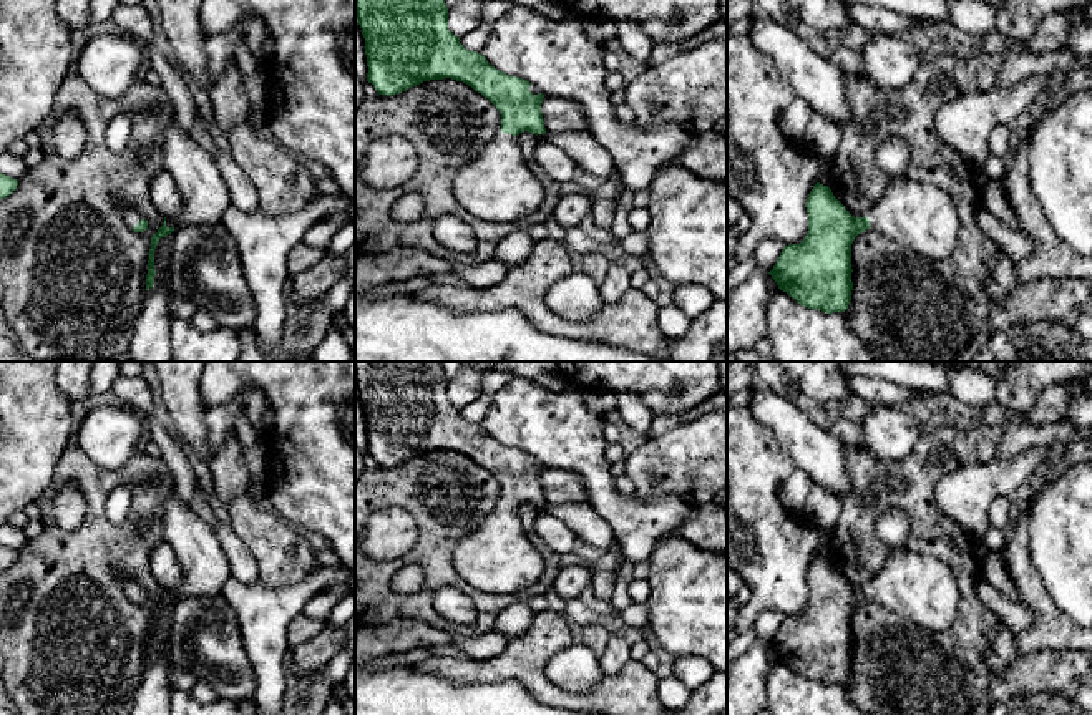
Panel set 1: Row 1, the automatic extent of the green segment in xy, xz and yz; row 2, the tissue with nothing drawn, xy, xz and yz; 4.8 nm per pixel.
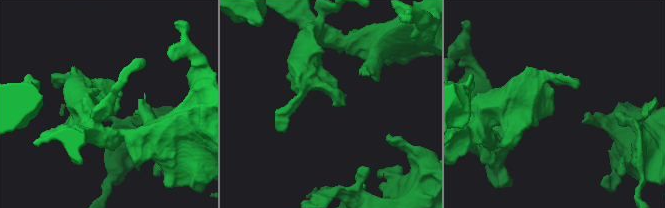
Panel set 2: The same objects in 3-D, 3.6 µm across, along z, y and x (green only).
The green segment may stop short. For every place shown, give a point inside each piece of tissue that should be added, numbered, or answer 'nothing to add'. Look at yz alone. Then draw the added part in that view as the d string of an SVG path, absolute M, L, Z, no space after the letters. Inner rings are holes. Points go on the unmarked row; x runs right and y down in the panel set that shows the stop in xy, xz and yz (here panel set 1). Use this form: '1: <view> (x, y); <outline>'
1: yz (925, 589); M903 546L891 549L868 591L873 601L938 632L953 624L961 599L958 579L944 561Z

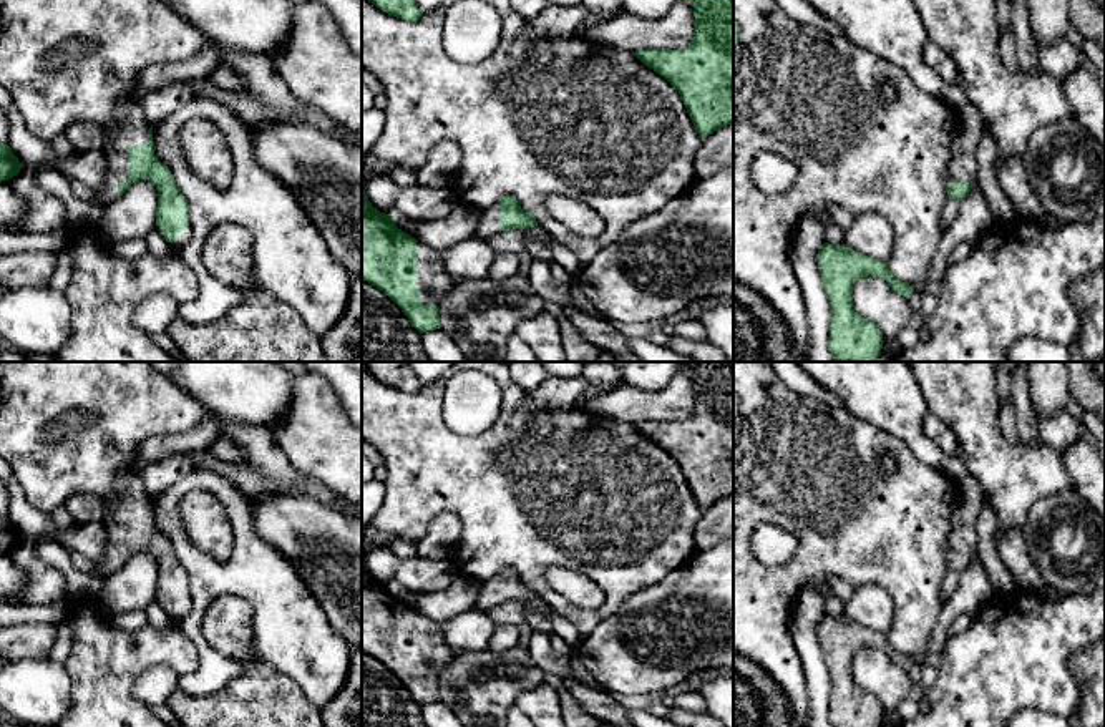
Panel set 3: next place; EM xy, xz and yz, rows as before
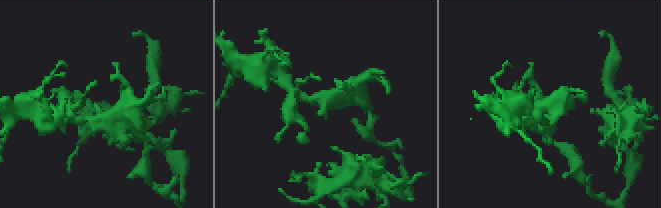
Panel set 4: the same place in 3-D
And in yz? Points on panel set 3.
1: yz (968, 500); M967 473L956 481L951 533L944 543L946 558L969 554L971 563L981 561L976 523L984 503L986 500L974 476Z

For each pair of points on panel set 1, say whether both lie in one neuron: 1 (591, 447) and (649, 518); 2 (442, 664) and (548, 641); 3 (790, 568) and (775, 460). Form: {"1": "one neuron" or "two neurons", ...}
{"1": "one neuron", "2": "one neuron", "3": "one neuron"}

